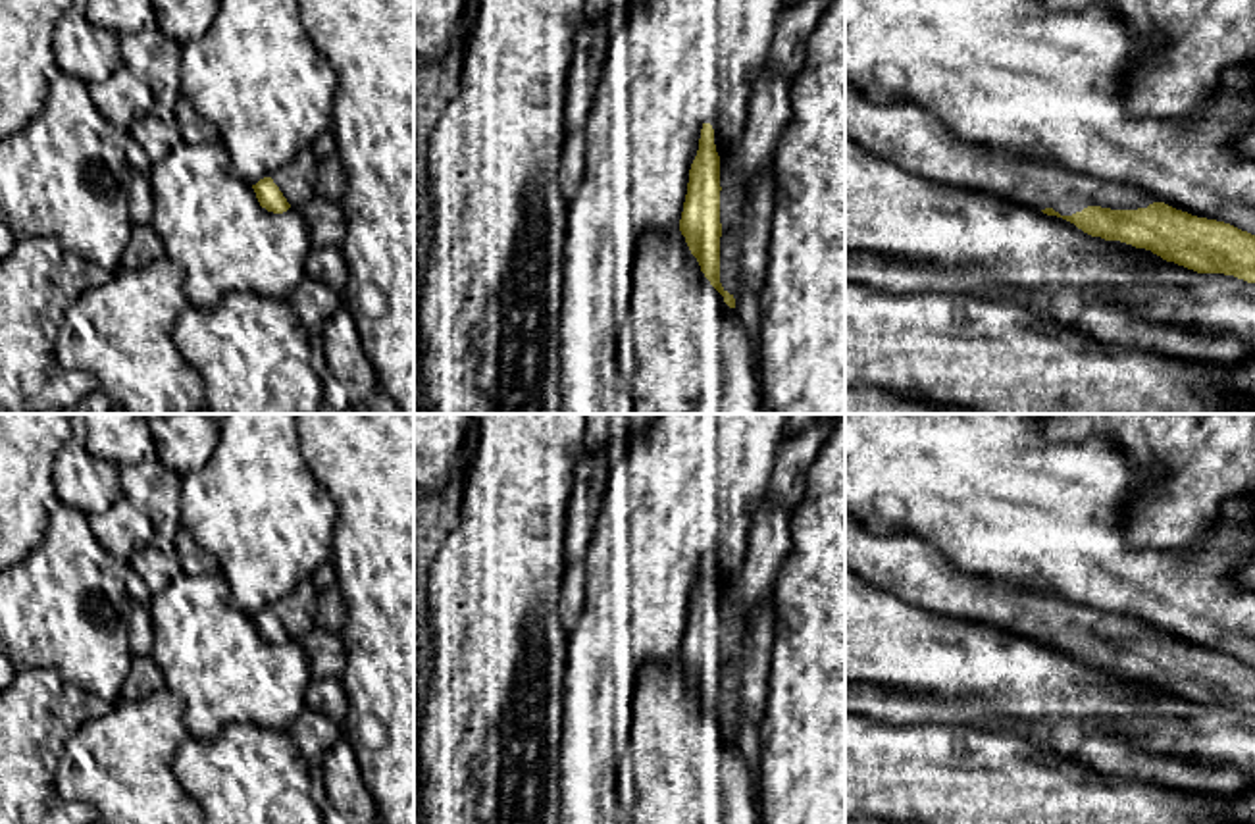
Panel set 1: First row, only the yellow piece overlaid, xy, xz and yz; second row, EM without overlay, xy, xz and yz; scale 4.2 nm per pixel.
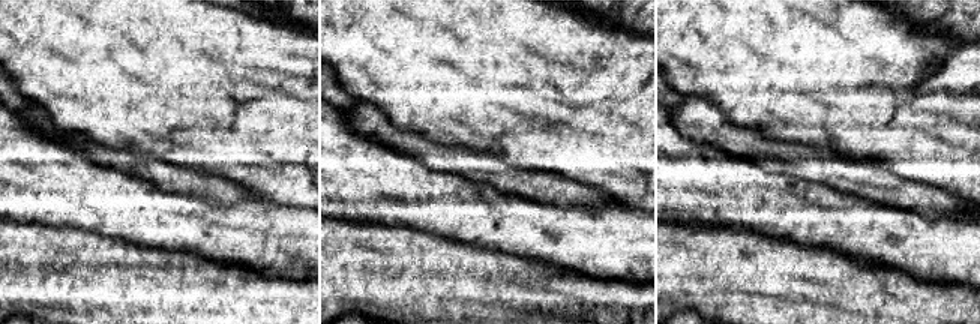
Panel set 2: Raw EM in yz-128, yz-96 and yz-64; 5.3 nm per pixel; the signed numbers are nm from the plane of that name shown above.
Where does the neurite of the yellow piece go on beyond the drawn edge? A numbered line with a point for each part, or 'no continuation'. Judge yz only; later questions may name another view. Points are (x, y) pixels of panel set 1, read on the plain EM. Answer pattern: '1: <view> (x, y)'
1: yz (905, 565)

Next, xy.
1: xy (297, 611)

